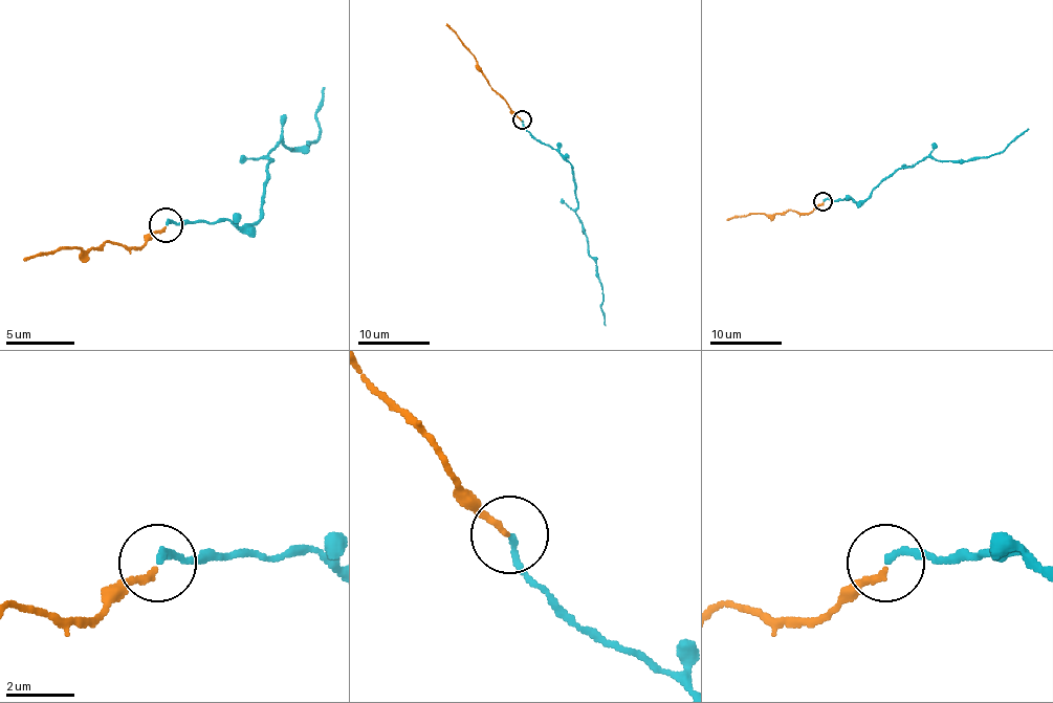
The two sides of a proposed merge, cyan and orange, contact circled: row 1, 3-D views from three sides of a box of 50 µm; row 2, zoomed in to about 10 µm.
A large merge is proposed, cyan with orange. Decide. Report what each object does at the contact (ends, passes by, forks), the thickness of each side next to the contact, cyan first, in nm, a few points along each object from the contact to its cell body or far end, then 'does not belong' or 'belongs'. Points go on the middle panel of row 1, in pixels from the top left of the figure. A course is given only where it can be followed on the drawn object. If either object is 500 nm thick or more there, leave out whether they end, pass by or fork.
cyan ends | orange ends | 190/170 nm | cyan via (521, 121), (538, 140), (551, 146), (571, 166), (575, 213), (588, 254), (596, 264), (606, 326) | orange via (521, 121), (490, 86), (476, 58), (447, 23) | belongs

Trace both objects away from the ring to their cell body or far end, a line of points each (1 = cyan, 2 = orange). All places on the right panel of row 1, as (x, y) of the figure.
1: (824, 200), (849, 199), (863, 202), (899, 168), (928, 157), (957, 161), (989, 157), (1000, 154), (1029, 129)
2: (824, 202), (809, 213), (789, 210), (771, 215), (736, 215), (726, 220)

